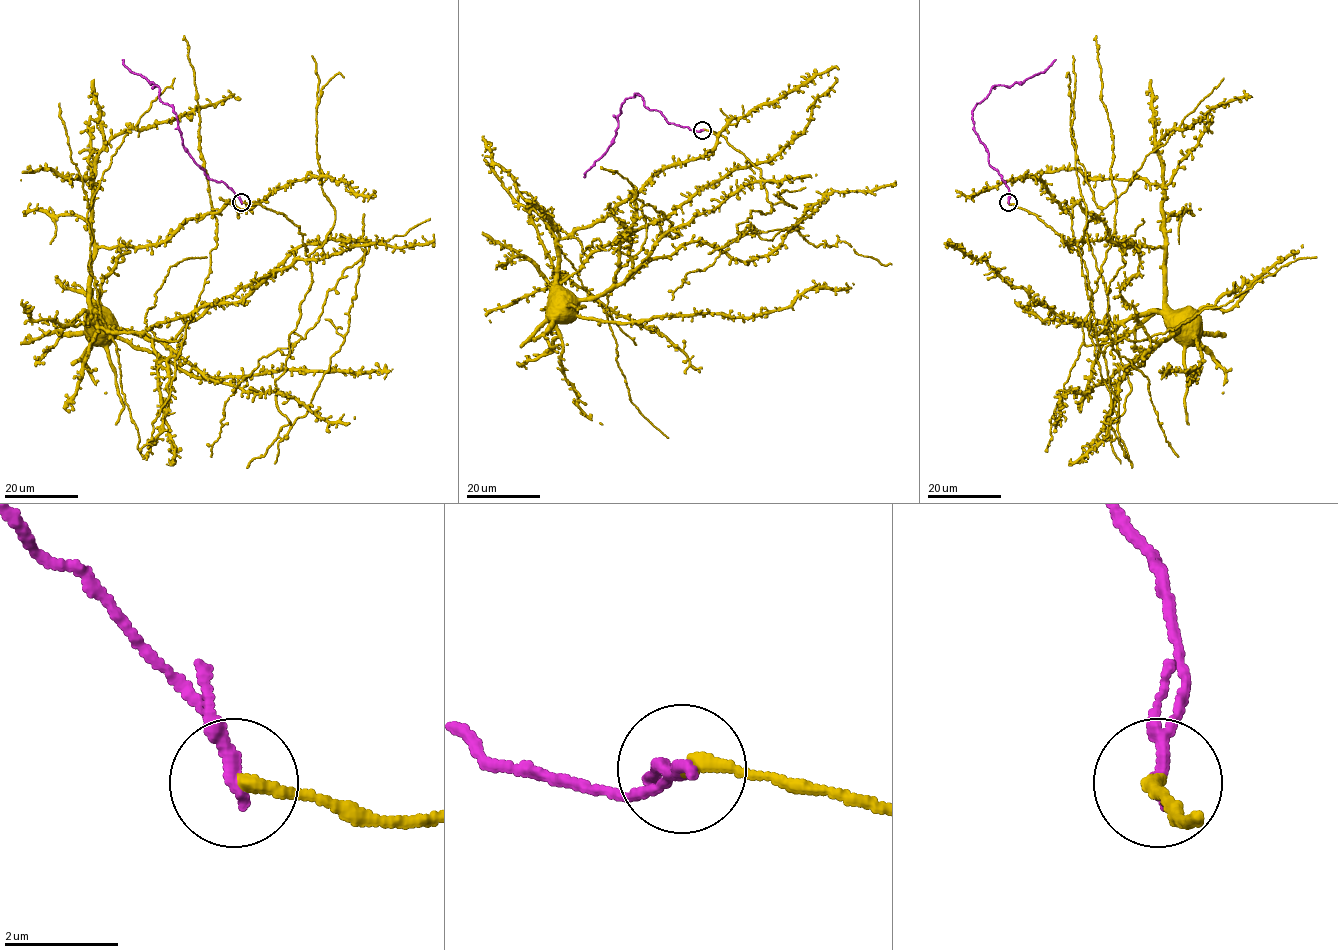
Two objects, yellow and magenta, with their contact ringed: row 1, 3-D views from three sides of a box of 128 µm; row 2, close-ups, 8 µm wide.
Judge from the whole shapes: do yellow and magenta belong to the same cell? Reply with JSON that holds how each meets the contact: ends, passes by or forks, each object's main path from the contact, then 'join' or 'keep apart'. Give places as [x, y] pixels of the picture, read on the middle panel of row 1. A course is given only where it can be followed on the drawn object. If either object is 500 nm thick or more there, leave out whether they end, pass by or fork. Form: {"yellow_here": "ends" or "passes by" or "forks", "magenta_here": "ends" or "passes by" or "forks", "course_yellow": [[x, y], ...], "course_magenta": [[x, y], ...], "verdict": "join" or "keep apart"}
{"yellow_here": "ends", "magenta_here": "ends", "course_yellow": [[702, 130], [763, 179], [773, 209], [740, 236], [825, 202], [768, 254], [687, 242], [556, 303]], "course_magenta": [[702, 130], [694, 131], [670, 123], [657, 110], [647, 109], [635, 94], [621, 104], [614, 142], [583, 177]], "verdict": "keep apart"}

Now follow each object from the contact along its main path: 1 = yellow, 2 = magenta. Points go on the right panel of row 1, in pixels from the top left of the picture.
1: (1008, 202), (1084, 263), (1112, 439), (1119, 402), (1076, 241), (1133, 245), (1121, 296), (1155, 342), (1182, 324)
2: (1008, 202), (1009, 190), (974, 130), (972, 109), (995, 84), (1020, 83), (1056, 59)

